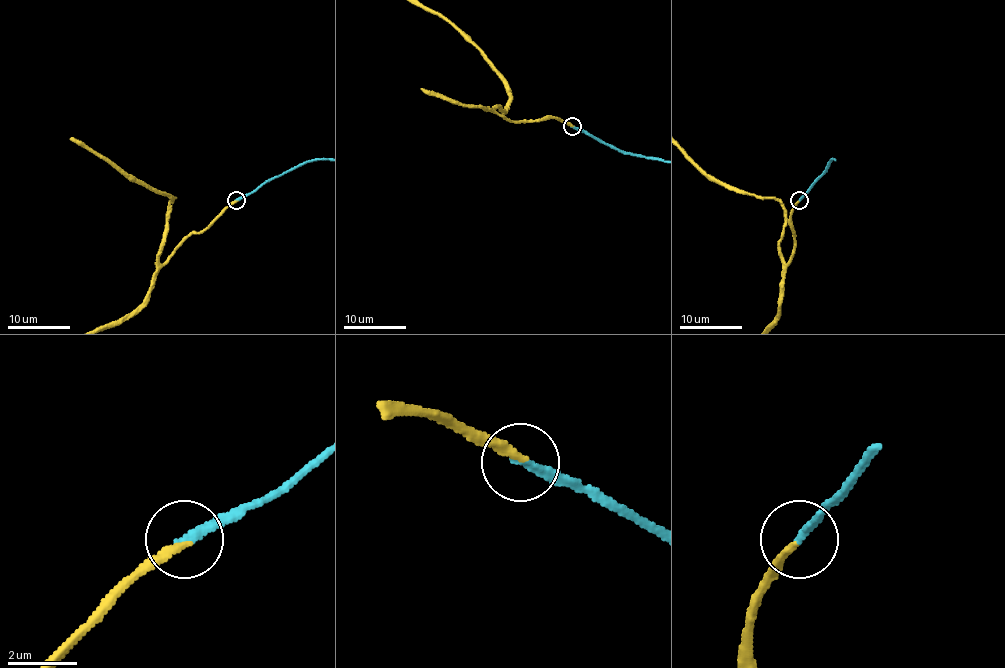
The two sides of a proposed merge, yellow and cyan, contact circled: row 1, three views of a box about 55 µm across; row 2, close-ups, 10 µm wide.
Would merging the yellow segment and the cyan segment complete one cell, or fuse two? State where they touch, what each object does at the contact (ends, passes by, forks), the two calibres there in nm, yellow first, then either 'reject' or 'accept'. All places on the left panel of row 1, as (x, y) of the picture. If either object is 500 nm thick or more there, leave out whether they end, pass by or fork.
(236, 200) | yellow ends | cyan ends | 240/240 nm | accept

